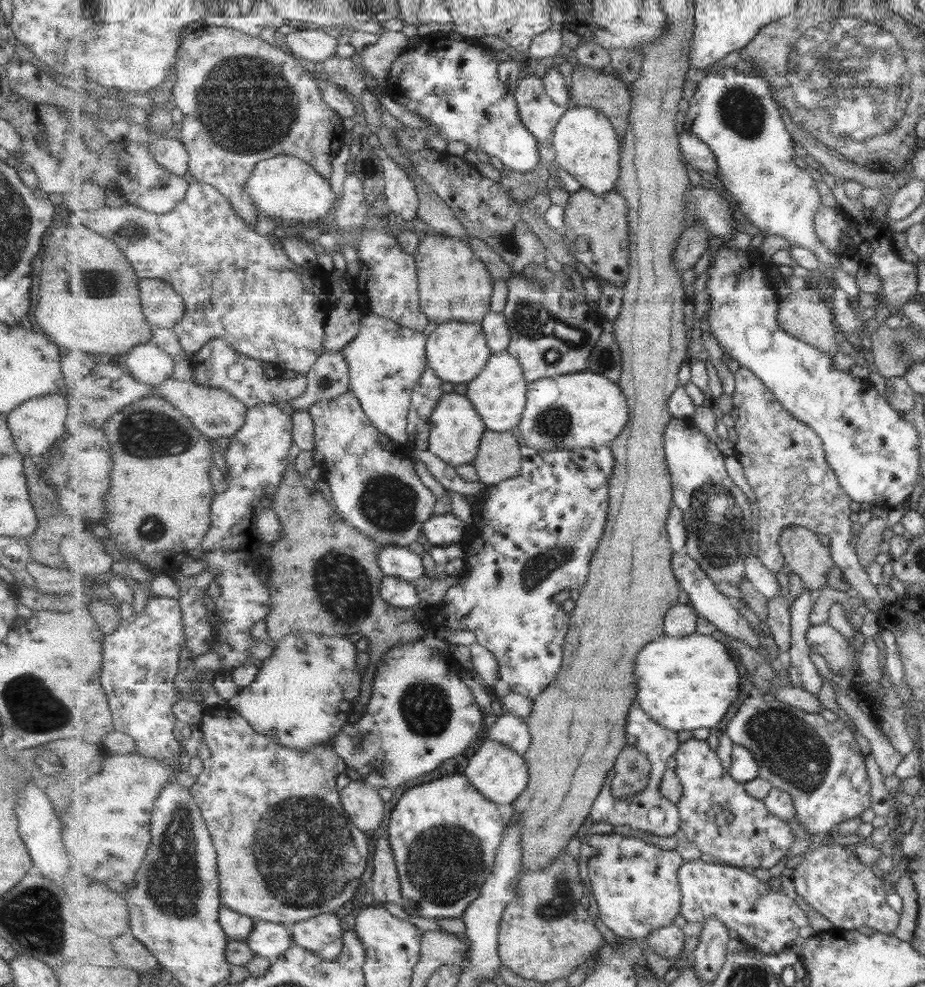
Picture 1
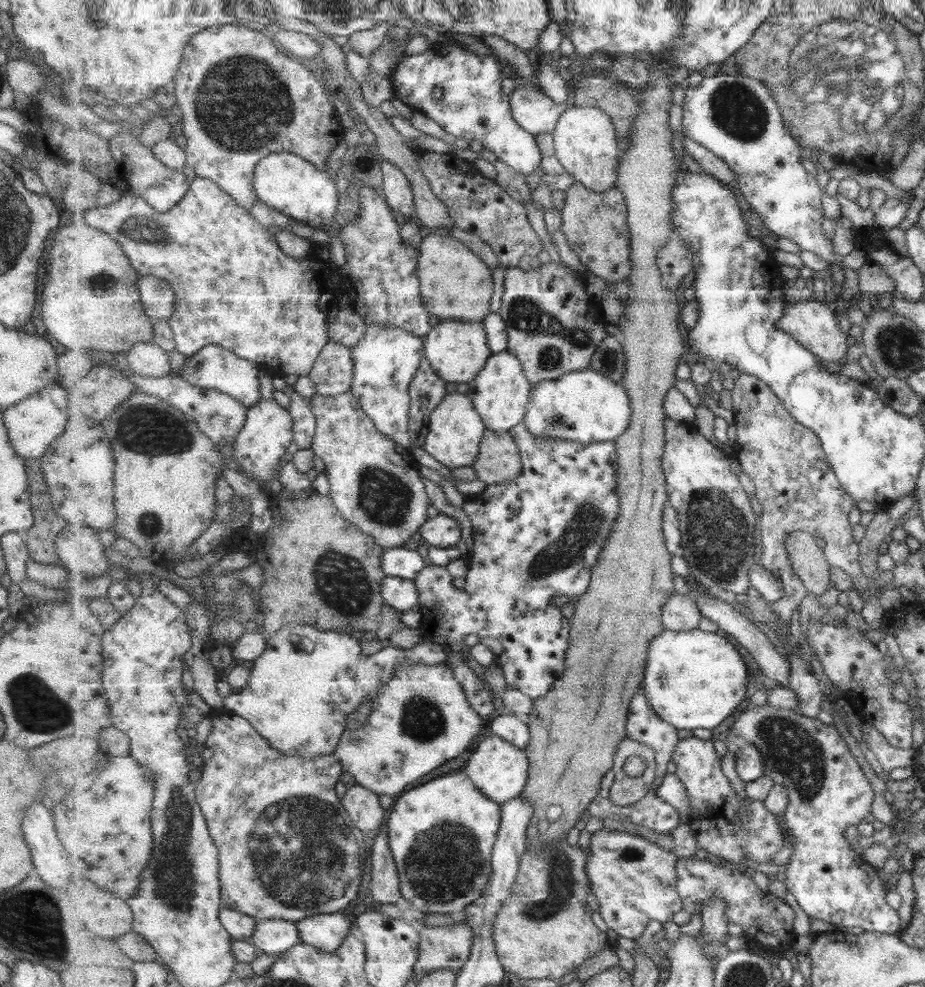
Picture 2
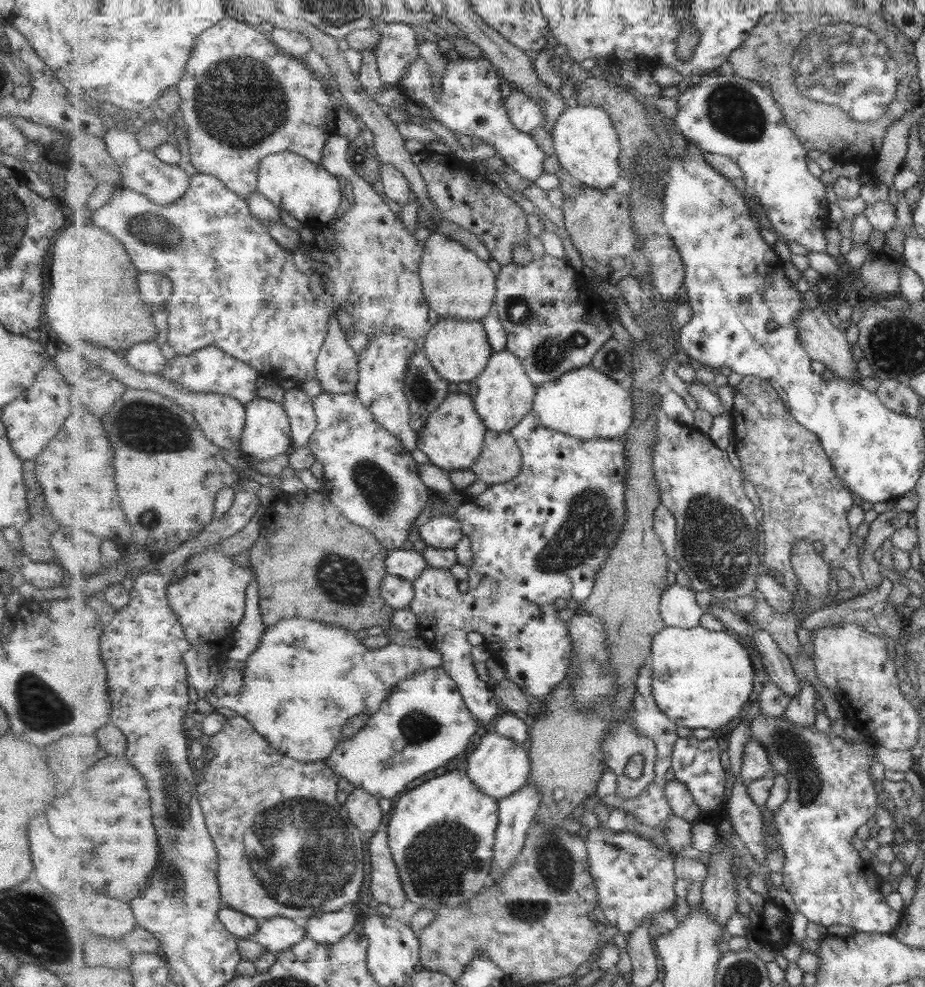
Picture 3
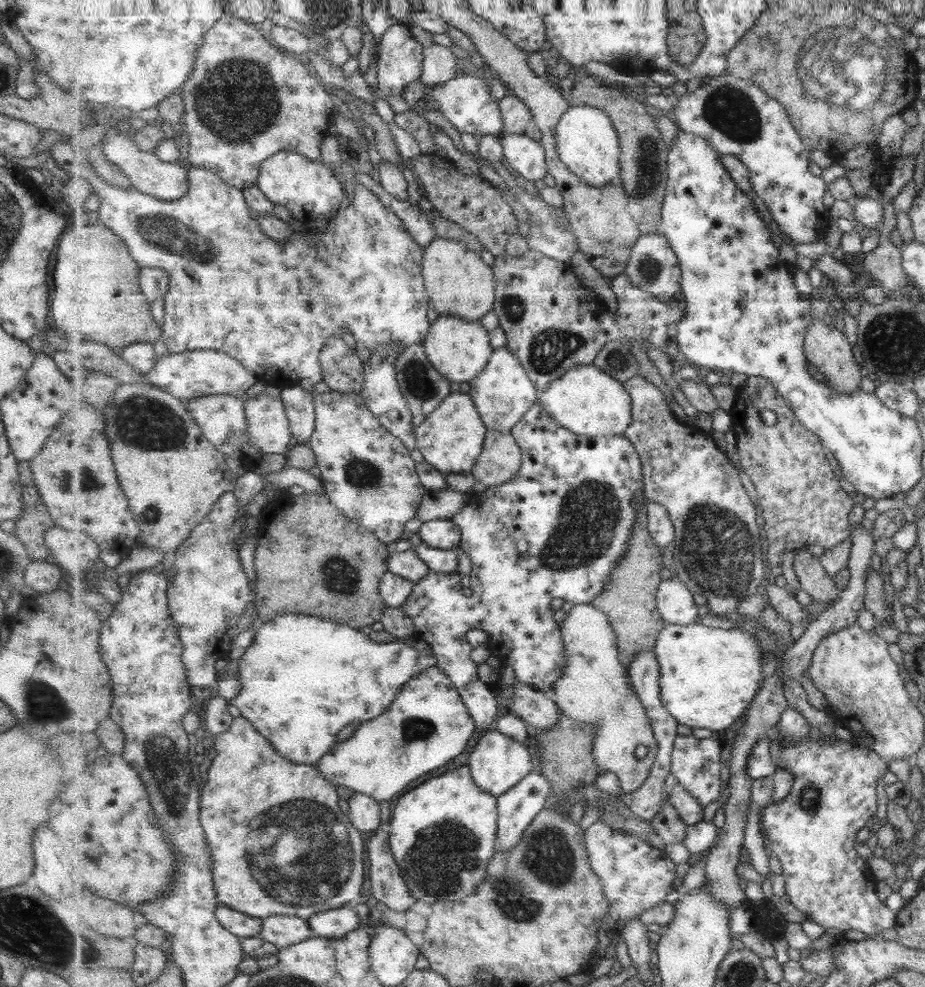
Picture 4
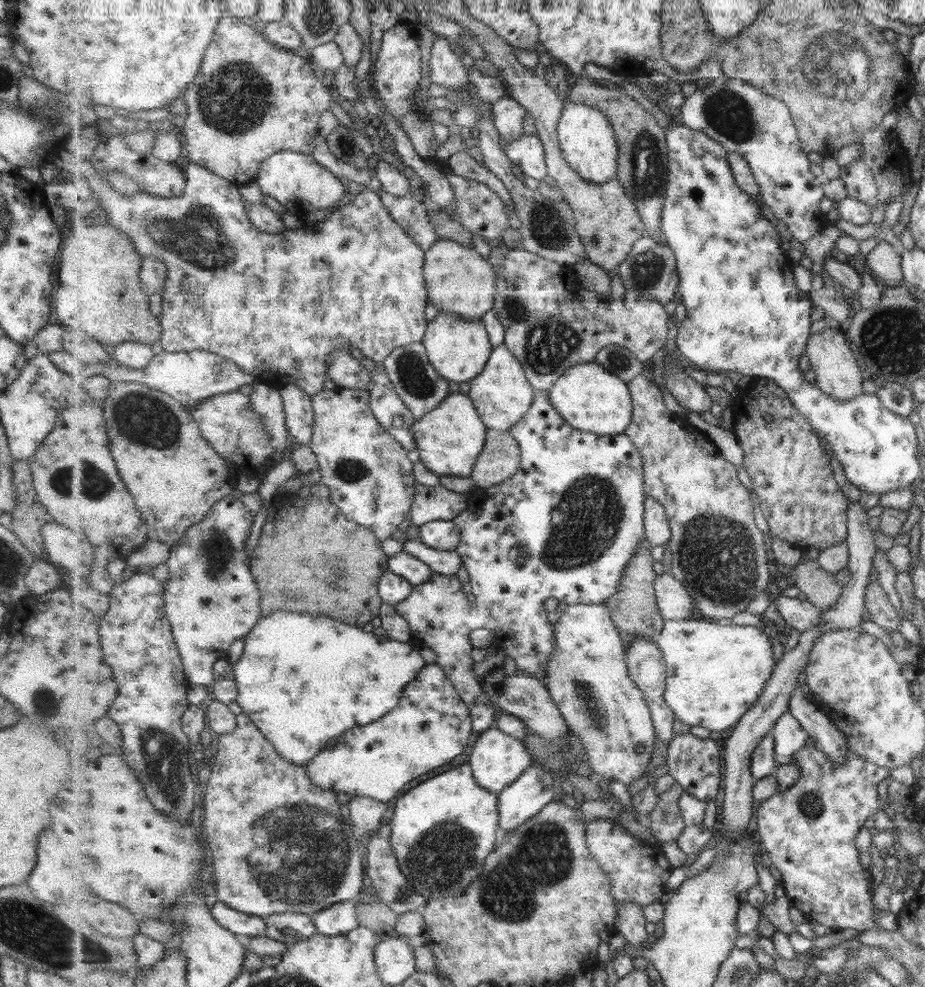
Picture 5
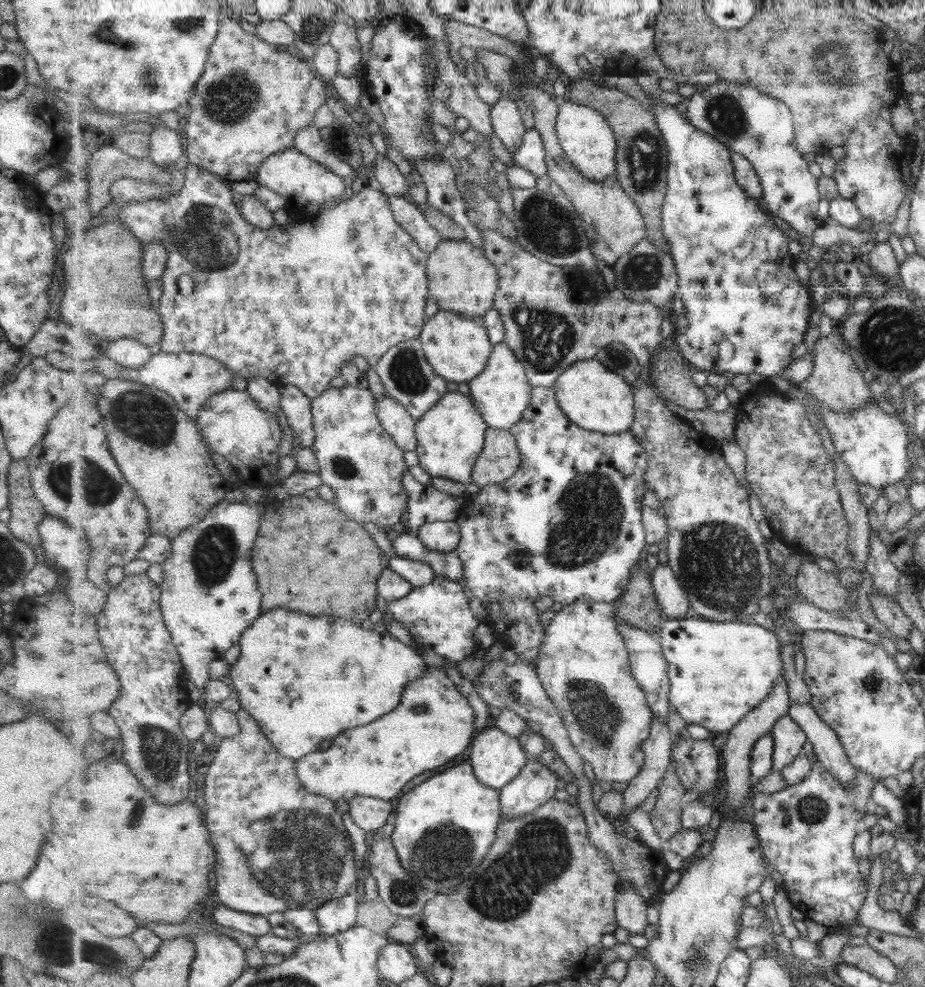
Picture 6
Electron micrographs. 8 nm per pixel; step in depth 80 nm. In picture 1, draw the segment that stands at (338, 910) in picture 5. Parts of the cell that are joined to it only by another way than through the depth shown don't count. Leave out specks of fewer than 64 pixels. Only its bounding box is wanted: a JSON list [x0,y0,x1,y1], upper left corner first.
[291,913,344,961]

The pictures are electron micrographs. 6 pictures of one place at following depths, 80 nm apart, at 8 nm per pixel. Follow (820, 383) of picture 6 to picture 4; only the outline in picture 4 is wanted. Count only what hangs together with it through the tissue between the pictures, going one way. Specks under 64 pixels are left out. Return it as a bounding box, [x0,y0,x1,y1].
[806,317,862,392]

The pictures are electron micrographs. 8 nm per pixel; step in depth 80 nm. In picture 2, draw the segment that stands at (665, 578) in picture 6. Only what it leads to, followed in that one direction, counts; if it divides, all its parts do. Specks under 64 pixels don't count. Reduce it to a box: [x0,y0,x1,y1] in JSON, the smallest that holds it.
[662,594,704,631]

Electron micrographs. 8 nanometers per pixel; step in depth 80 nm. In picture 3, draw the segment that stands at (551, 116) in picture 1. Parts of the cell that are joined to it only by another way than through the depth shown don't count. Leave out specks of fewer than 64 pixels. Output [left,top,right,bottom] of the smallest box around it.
[506,90,548,133]

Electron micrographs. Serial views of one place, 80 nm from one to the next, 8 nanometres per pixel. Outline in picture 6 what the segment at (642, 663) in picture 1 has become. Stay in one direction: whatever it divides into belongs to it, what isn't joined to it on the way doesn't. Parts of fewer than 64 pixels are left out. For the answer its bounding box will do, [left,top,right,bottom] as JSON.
[660,614,783,734]

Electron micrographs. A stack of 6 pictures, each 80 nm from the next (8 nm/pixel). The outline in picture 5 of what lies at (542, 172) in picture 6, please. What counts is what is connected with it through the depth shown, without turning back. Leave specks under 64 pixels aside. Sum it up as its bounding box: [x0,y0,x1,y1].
[507,134,548,183]

